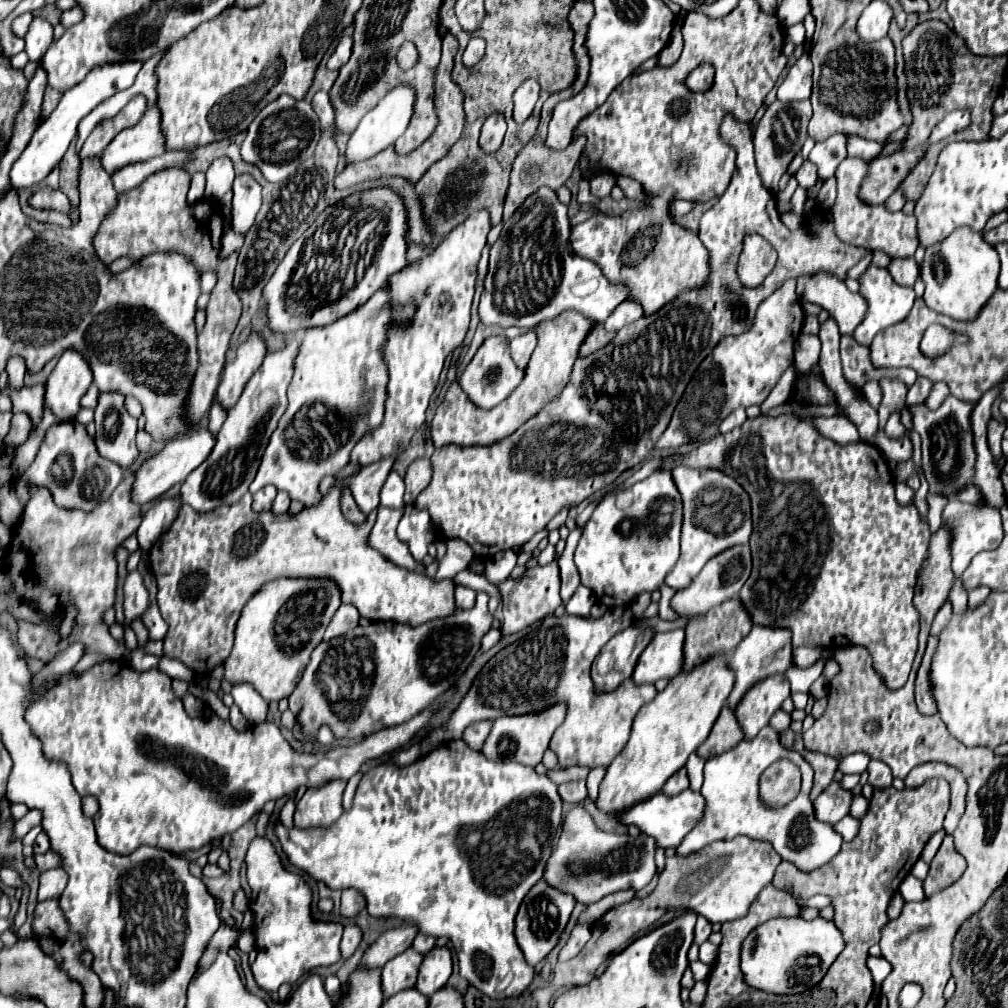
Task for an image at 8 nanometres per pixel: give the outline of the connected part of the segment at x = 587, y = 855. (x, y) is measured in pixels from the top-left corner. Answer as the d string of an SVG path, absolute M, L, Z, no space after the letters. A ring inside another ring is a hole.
M576 804L564 818L562 834L556 850L552 852L546 864L544 880L556 886L556 880L560 878L564 892L574 894L574 898L582 904L592 904L606 894L628 890L628 888L640 890L646 884L650 884L650 880L658 872L656 860L654 860L656 850L658 850L658 844L652 836L640 834L632 838L630 834L610 834L610 832L598 830L590 814L580 804ZM570 860L582 860L582 864L586 864L586 872L580 872L580 874L570 872Z

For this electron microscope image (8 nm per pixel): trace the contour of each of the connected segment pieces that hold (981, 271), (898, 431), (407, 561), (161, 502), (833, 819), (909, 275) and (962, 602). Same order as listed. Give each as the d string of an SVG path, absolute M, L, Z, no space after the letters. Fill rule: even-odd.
M956 228L946 240L926 248L926 256L920 264L920 276L926 284L924 302L930 310L958 320L976 318L998 286L998 270L1000 258L994 246L986 244L986 240L978 232L970 232L970 228Z
M892 414L884 426L884 432L888 438L902 438L906 434L906 428L900 424L900 414Z
M380 506L378 520L370 534L370 544L374 544L374 548L380 550L392 562L396 562L416 574L426 574L426 566L416 562L408 550L408 544L396 536L396 528L403 513L404 509L388 510L388 508Z
M178 496L158 498L152 504L152 508L144 514L144 520L136 533L142 551L149 551L160 536L170 528L180 508L182 508L182 500L178 500Z
M834 780L816 800L814 800L814 810L816 810L816 818L822 822L830 822L836 824L842 816L846 816L850 812L850 804L852 804L852 790L844 790L840 786L838 780Z
M894 258L888 270L892 272L892 278L904 286L914 286L918 278L918 262L914 258Z
M956 578L956 586L954 586L952 594L950 594L950 602L952 602L954 614L966 614L966 610L968 610L968 594L960 586L960 580L958 578Z

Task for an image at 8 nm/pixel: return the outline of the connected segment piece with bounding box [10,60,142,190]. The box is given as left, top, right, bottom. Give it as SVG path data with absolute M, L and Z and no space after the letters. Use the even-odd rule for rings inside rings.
M114 62L114 64L104 64L94 68L94 72L90 72L80 84L76 84L74 88L70 88L58 102L56 110L36 128L30 144L26 146L26 150L20 154L20 158L14 162L12 170L10 170L10 180L12 186L16 190L20 188L32 188L38 186L50 172L52 168L62 160L64 152L68 150L70 140L76 136L76 126L82 120L82 116L86 116L96 104L100 104L104 98L112 96L118 90L124 90L128 86L134 84L136 74L140 72L142 62Z

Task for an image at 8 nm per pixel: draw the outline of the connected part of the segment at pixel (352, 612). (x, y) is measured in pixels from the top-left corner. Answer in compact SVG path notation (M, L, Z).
M342 604L338 608L338 612L334 612L328 628L326 628L326 634L324 634L324 640L332 640L332 638L338 638L350 630L354 630L358 626L358 620L360 620L360 614L358 610L352 606L352 604Z

